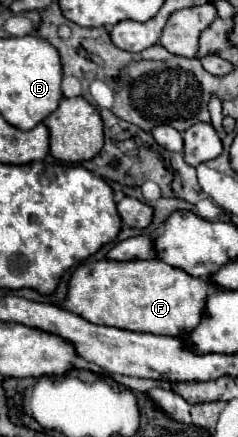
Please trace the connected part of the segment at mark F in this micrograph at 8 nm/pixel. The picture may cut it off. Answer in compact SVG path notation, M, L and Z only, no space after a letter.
M100 260L82 264L70 278L68 298L62 308L92 324L116 326L132 332L186 336L206 318L206 300L218 286L210 278L196 278L164 260Z

